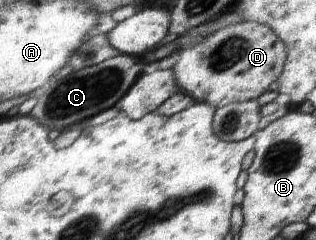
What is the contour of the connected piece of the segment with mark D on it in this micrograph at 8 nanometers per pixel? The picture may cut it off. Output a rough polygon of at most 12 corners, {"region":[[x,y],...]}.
{"region":[[240,22],[200,37],[172,71],[217,109],[257,100],[281,75],[285,42]]}

